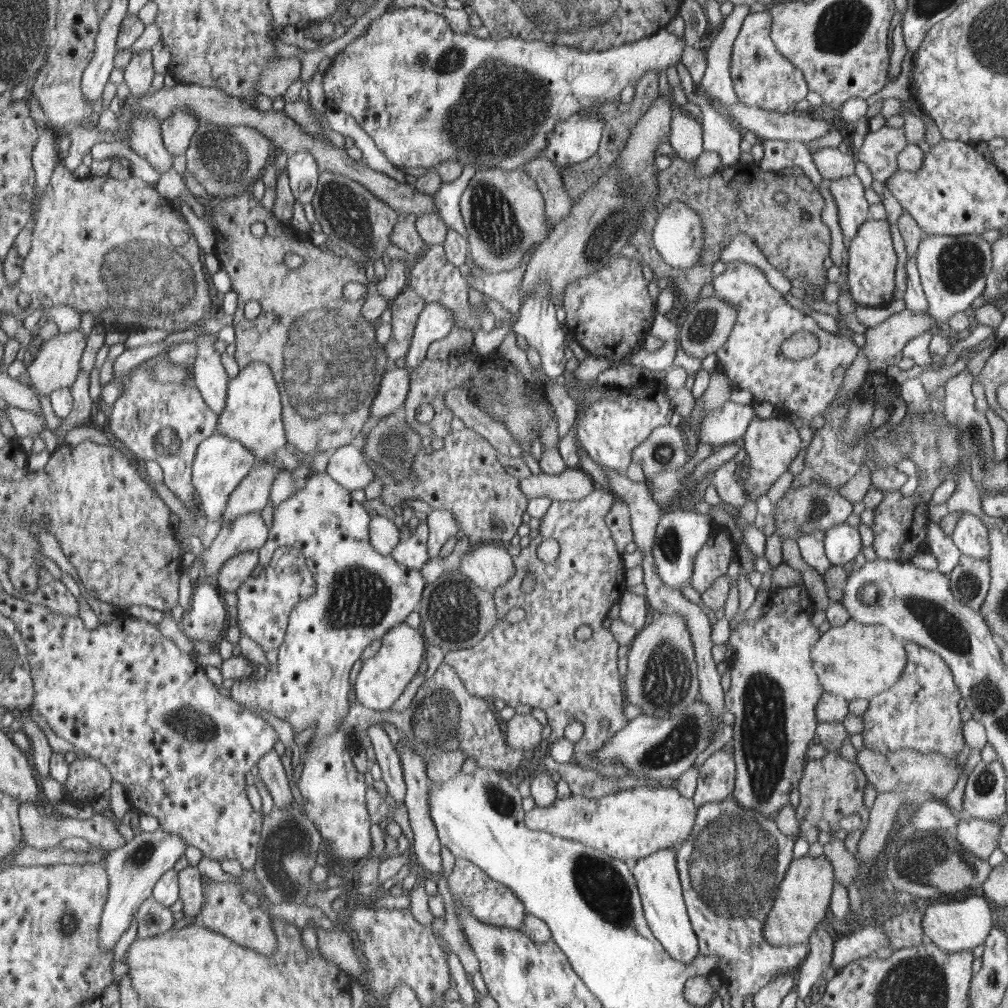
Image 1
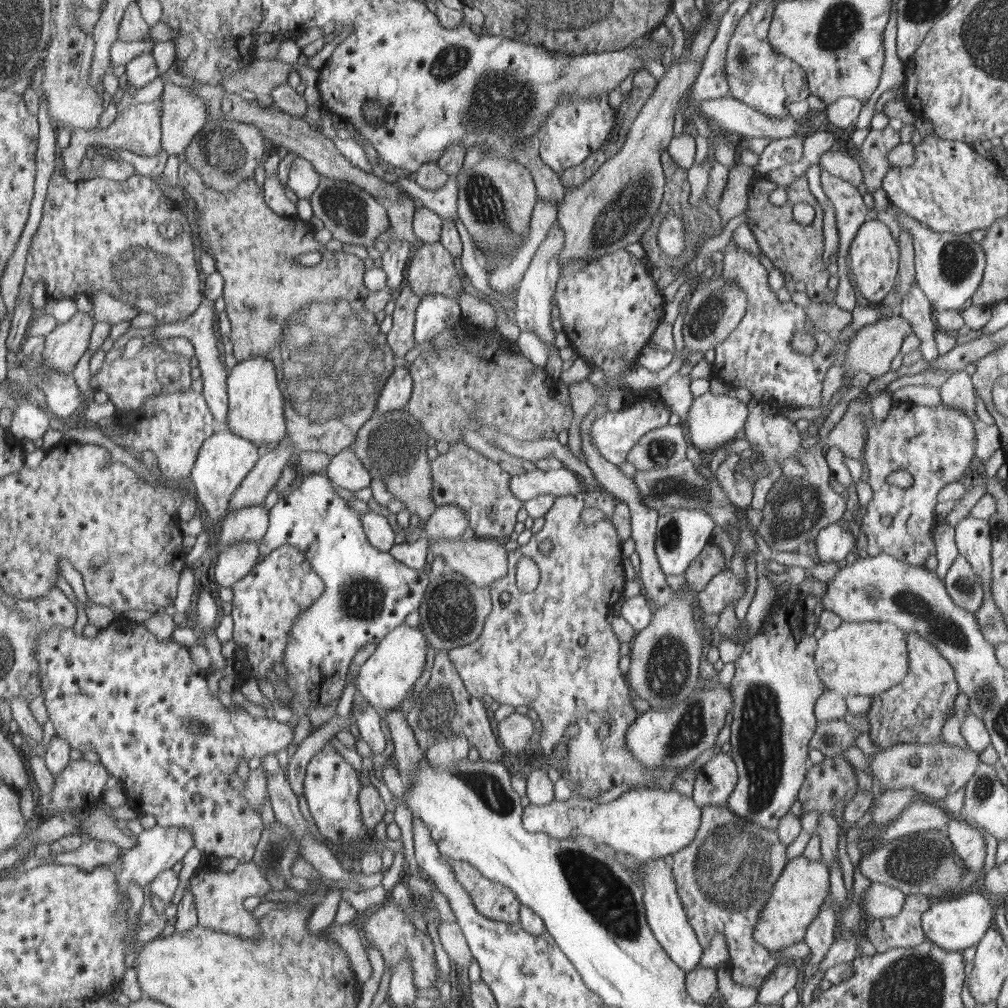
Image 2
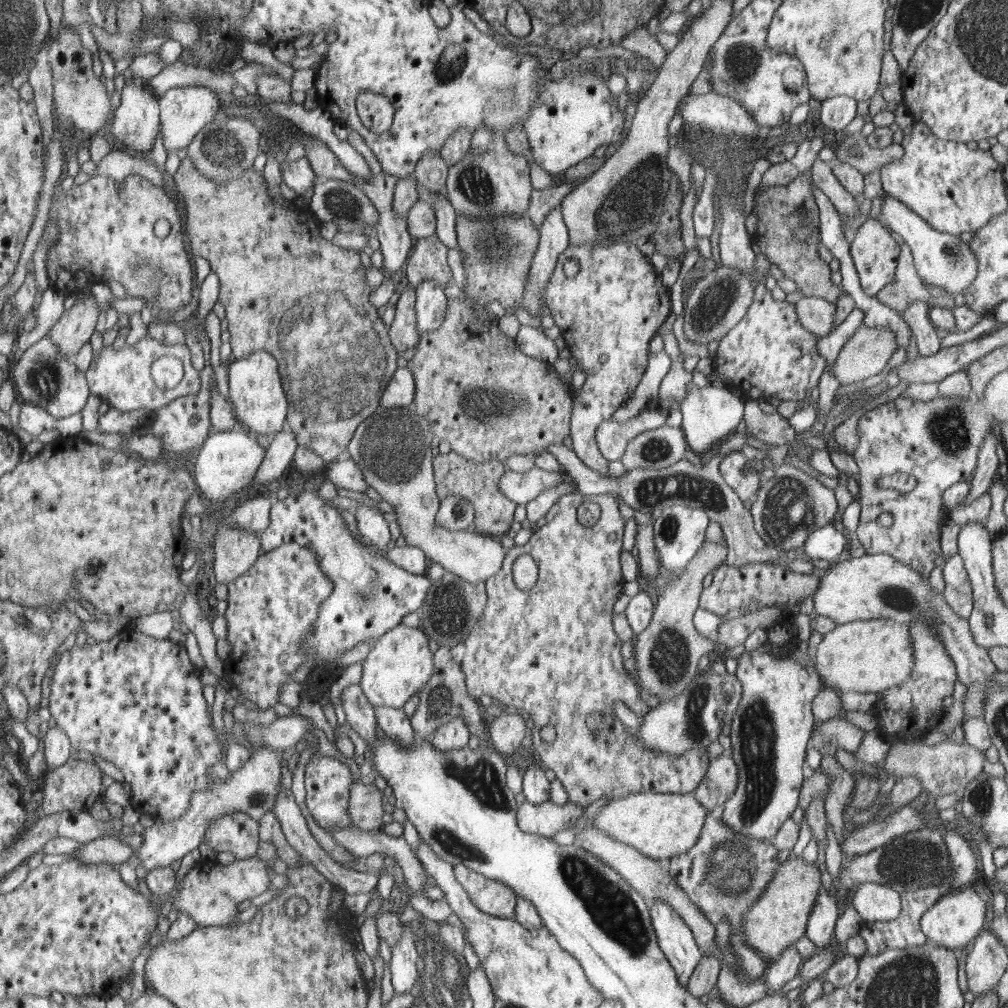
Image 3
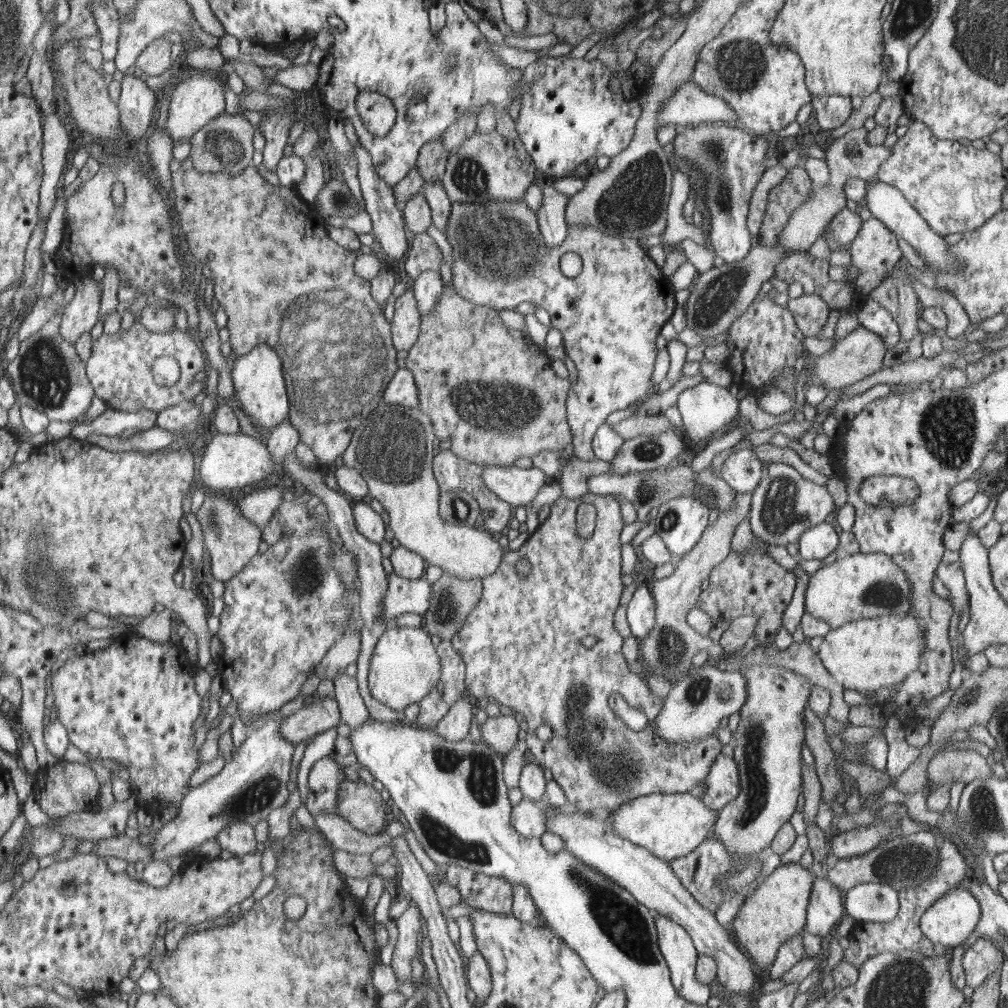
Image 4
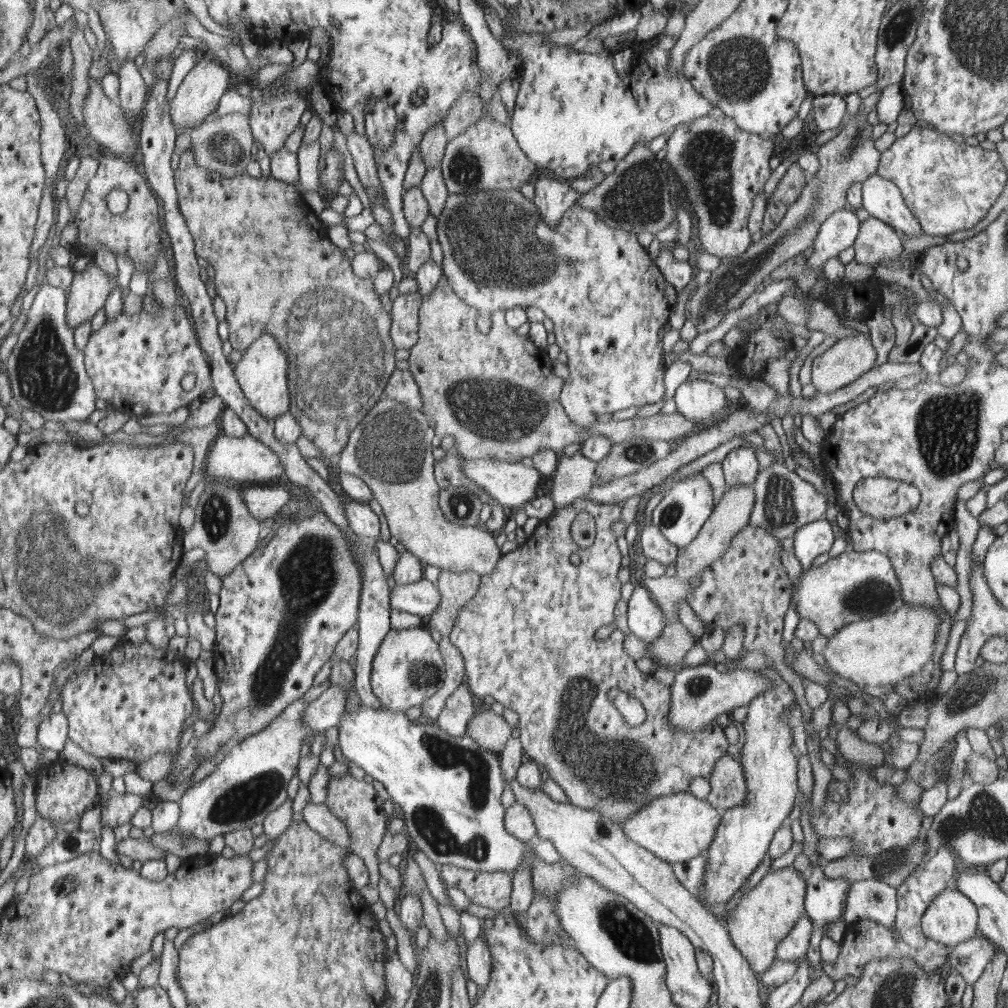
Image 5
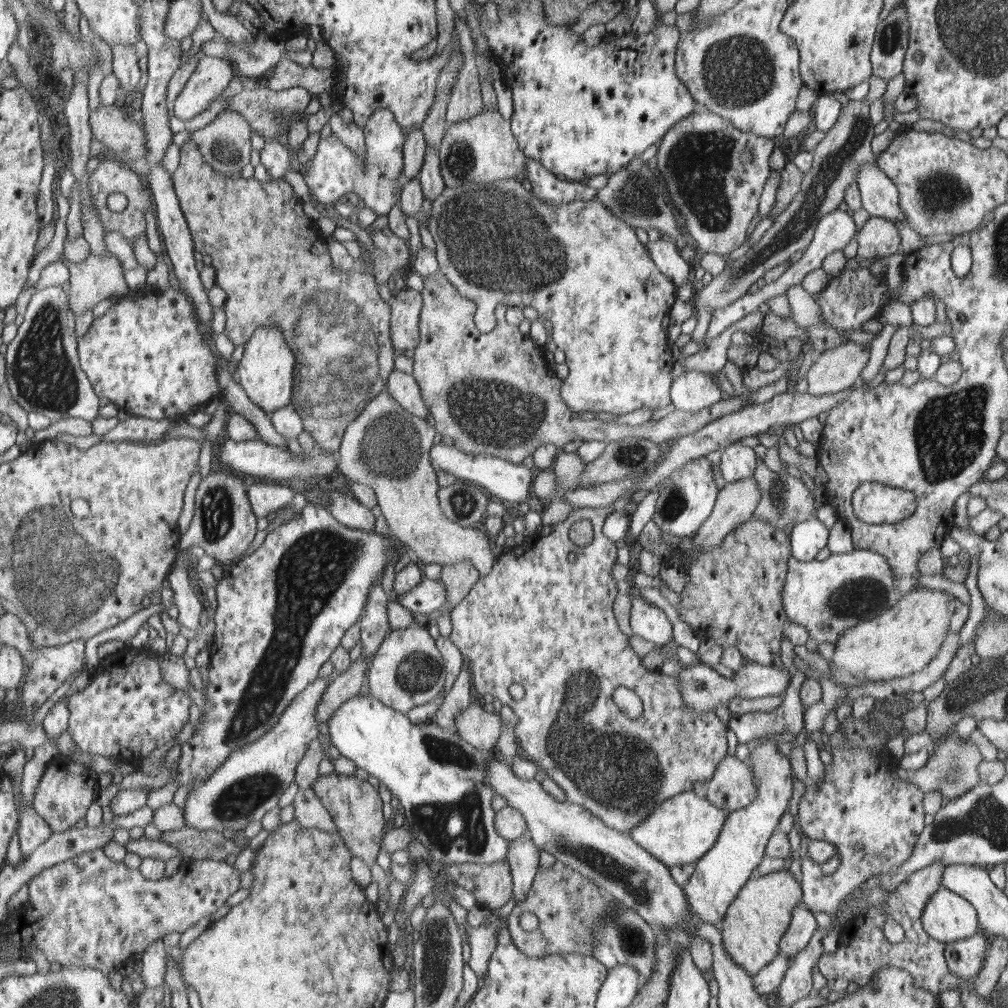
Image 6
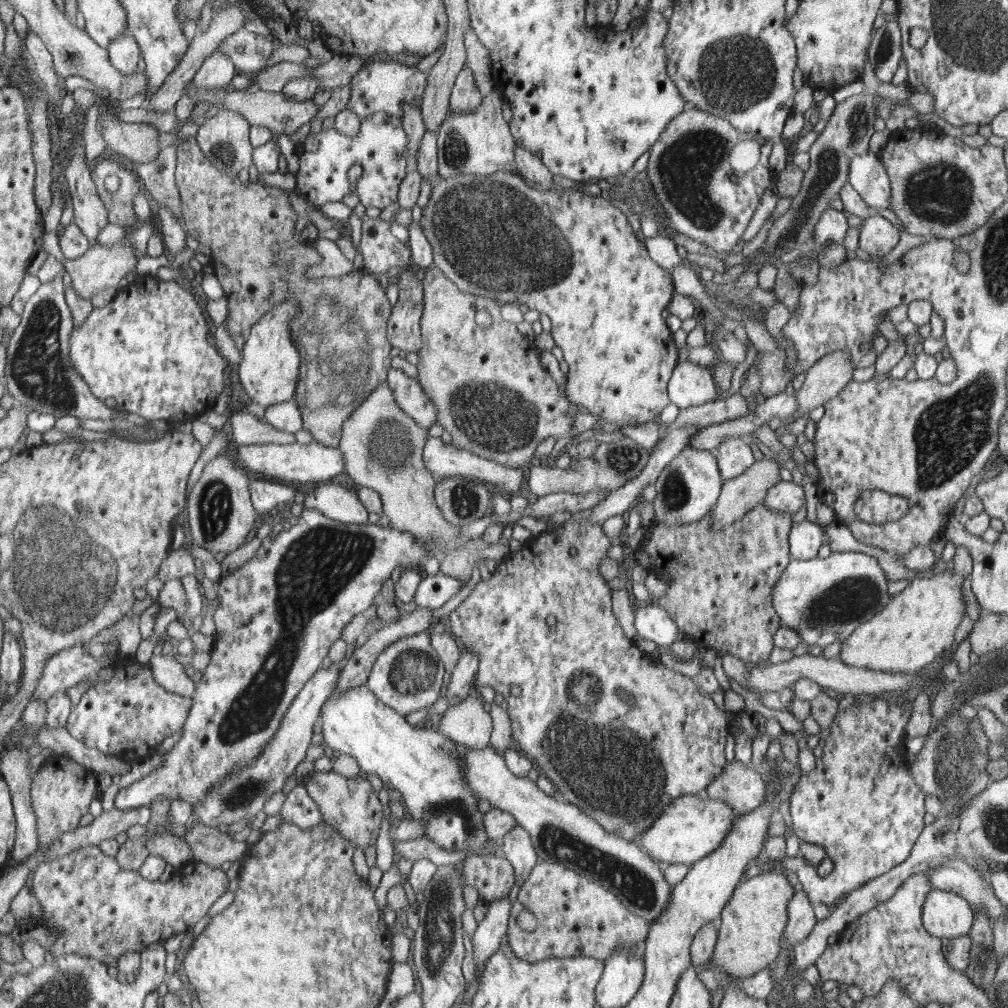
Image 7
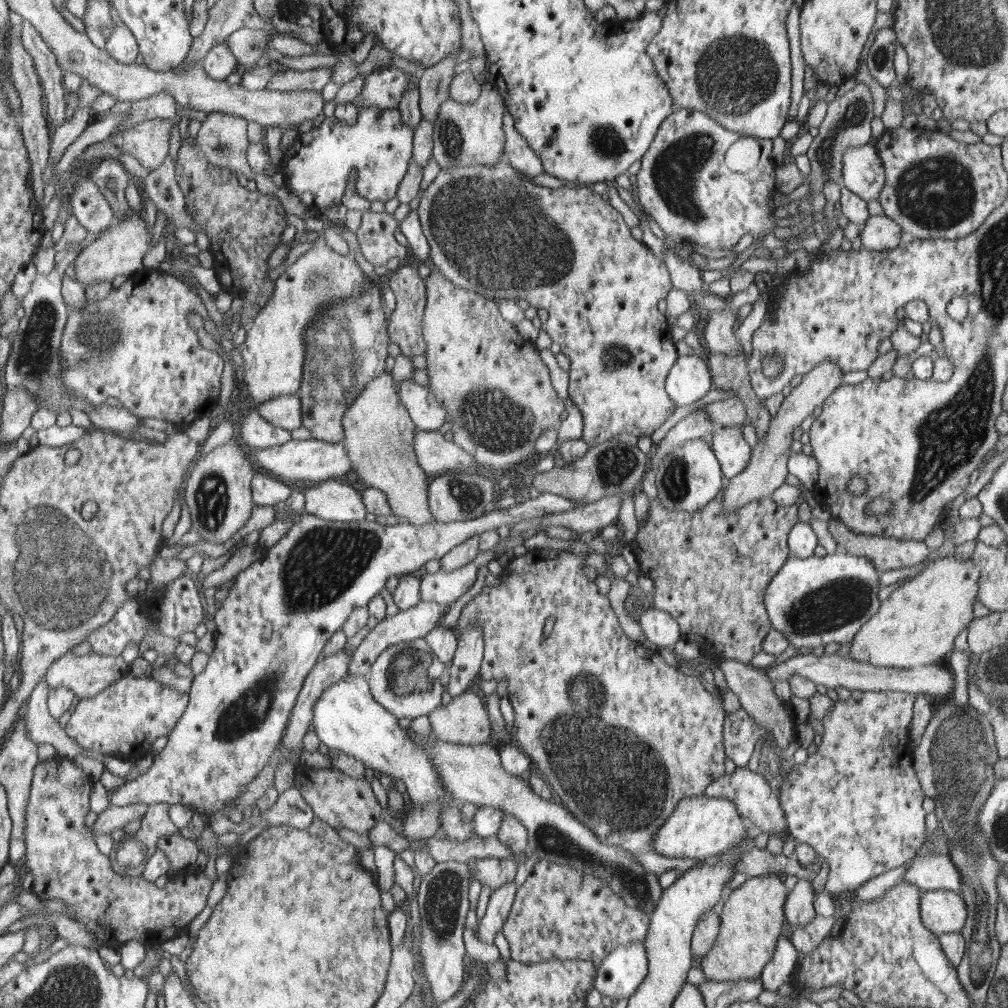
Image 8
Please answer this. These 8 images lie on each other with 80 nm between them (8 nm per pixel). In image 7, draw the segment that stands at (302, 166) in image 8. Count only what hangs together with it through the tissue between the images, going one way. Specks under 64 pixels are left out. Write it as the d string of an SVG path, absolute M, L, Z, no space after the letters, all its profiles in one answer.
M378 112L362 119L356 137L350 137L349 134L345 134L339 128L328 131L322 130L316 136L309 135L304 143L296 142L294 148L299 158L299 168L295 174L296 187L300 189L300 195L317 208L326 202L341 201L344 196L350 194L350 182L348 182L350 167L360 165L362 167L362 177L355 185L356 196L359 197L360 203L366 208L372 206L384 210L386 206L397 202L400 184L406 177L408 143L406 132L403 130L402 120L384 112Z

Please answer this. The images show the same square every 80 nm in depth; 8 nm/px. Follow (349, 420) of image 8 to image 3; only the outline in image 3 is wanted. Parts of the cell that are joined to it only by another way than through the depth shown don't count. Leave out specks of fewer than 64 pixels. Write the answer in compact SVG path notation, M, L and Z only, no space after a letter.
M380 405L380 410L376 410L369 420L352 438L346 455L362 467L368 486L396 508L401 536L406 537L407 544L419 546L429 563L437 562L445 571L459 575L467 582L486 583L498 575L508 551L499 539L466 529L450 530L435 522L441 501L436 486L435 458L441 440L431 429L428 419L413 407L384 408Z

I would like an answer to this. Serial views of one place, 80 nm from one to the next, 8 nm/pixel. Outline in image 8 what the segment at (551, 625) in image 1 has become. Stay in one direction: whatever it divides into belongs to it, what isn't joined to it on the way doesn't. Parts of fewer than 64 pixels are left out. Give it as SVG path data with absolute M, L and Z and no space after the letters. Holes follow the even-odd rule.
M549 547L530 550L525 555L515 556L504 567L504 578L498 586L485 585L482 592L462 608L457 627L462 631L469 626L481 626L485 646L479 670L480 676L483 680L497 682L506 680L508 683L507 696L514 708L513 742L519 744L522 752L531 759L531 762L537 764L537 773L560 796L562 804L572 811L576 818L588 825L601 841L620 845L630 852L637 852L644 846L651 845L651 840L658 833L659 826L671 816L680 801L702 795L707 786L718 781L724 774L723 730L726 712L722 708L720 697L714 698L708 690L704 690L702 682L698 682L696 677L686 676L678 672L678 669L674 670L656 652L646 650L644 646L636 644L636 641L630 640L624 634L616 614L610 608L608 598L602 596L594 580L590 580L584 574L584 566L586 566L586 553L574 554L569 551L552 550ZM550 617L555 618L554 627L548 638L542 638L546 620Z

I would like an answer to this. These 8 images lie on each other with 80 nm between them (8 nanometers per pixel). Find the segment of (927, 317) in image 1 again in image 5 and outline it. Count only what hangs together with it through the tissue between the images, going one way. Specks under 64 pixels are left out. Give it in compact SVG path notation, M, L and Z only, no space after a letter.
M859 332L855 336L849 335L838 339L832 347L822 352L812 361L811 383L820 393L831 393L840 388L849 386L875 367L877 352L869 333Z

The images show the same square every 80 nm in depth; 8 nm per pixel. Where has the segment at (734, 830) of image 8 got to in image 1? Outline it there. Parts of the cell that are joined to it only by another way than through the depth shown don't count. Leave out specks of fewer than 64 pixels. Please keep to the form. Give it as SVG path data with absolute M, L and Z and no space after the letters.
M639 785L635 788L610 793L597 799L589 800L582 798L580 795L571 794L566 798L556 800L550 806L535 806L534 809L528 811L527 825L533 831L543 831L557 837L582 842L622 861L638 861L660 852L660 850L668 850L672 847L677 848L680 846L682 842L690 837L691 830L695 826L697 814L698 805L694 798L682 797L675 788Z

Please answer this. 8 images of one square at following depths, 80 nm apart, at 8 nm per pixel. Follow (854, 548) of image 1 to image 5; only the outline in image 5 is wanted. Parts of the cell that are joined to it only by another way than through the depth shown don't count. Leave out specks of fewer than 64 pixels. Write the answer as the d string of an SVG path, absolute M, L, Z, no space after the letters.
M826 518L800 526L788 543L801 565L808 569L820 554L826 554L834 544L834 530Z

